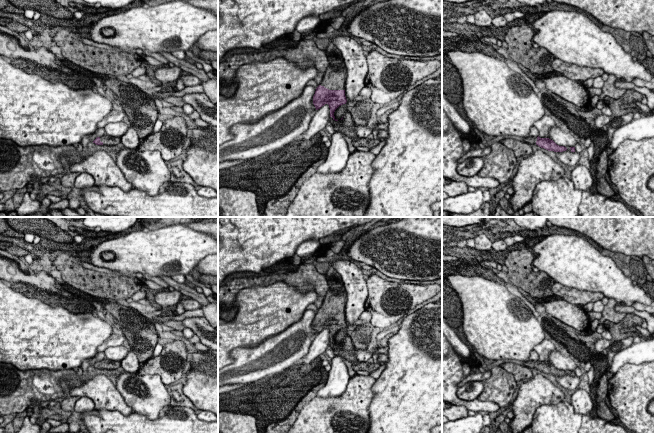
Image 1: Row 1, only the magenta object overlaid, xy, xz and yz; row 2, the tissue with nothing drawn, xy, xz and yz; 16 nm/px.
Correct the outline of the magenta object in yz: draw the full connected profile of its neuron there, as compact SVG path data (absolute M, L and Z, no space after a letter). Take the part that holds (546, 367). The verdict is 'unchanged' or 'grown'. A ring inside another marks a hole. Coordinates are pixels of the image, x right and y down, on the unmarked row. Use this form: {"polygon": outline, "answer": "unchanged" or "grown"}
{"polygon": "M528 360L523 363L523 366L531 369L536 368L539 371L544 372L548 375L563 376L567 374L566 371L557 369L553 364L549 362L540 362L539 360L538 361Z", "answer": "grown"}

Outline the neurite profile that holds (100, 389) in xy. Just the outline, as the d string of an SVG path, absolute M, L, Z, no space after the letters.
M97 374L86 382L83 382L82 385L71 388L70 395L79 398L90 398L94 402L96 410L119 411L125 416L134 412L125 403L116 385L106 375Z

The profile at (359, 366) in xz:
M357 362L352 365L353 370L356 371L366 371L368 373L372 373L377 370L381 364L379 363L369 363L369 362Z

